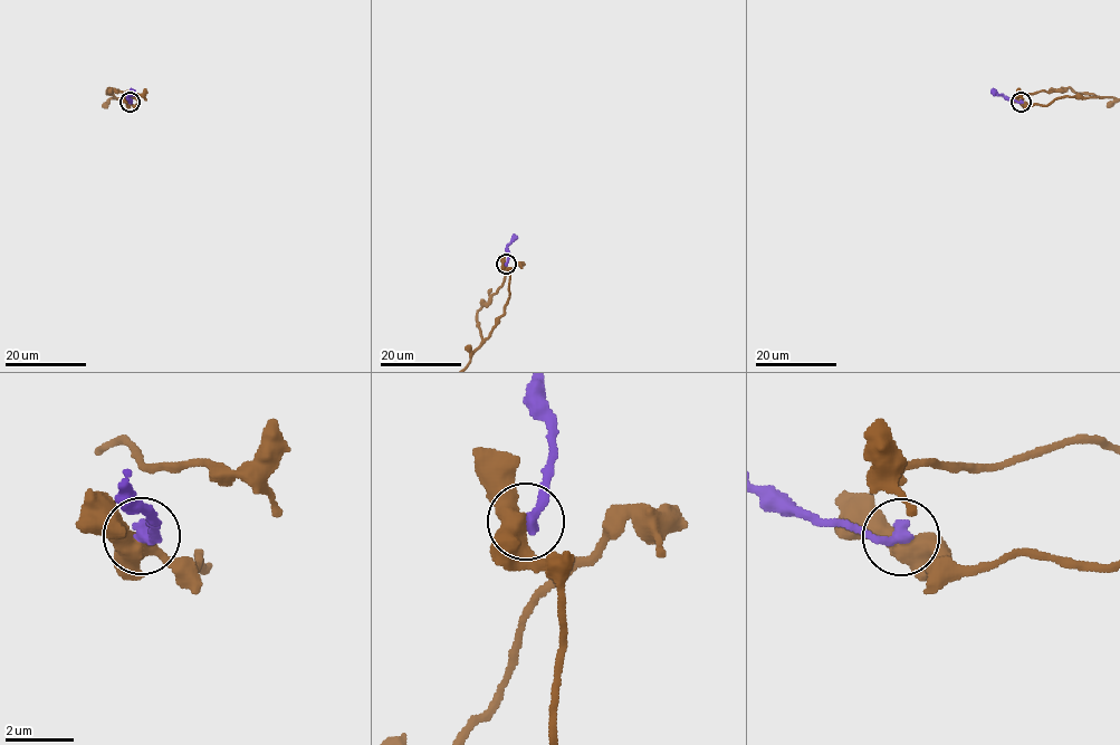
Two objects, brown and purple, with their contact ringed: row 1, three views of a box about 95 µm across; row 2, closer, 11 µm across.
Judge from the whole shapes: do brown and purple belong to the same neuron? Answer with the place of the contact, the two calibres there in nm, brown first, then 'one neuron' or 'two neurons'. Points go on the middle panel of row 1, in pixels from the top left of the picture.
at (506, 264); 550 nm thick on the brown side, 360 nm on the other; two neurons

